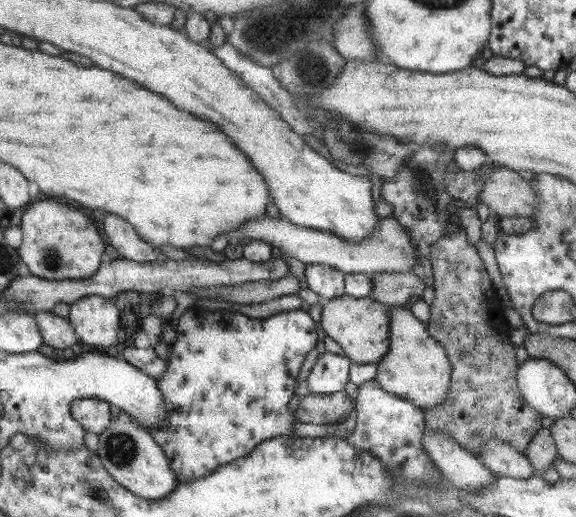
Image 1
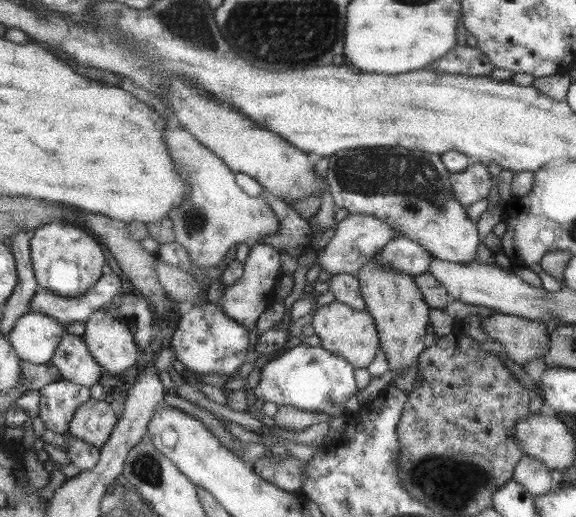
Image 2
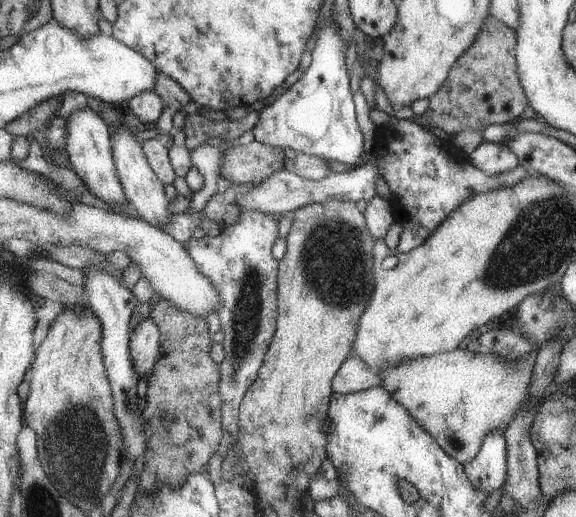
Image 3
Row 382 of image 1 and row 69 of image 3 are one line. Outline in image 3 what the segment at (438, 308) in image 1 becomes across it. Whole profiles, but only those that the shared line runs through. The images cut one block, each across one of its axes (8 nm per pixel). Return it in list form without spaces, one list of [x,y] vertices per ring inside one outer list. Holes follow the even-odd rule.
[[[487,15],[477,38],[455,59],[441,86],[428,97],[426,110],[421,115],[413,115],[413,122],[420,127],[441,128],[453,137],[466,129],[482,132],[489,124],[514,125],[515,118],[529,103],[517,73],[516,46],[514,29]]]

